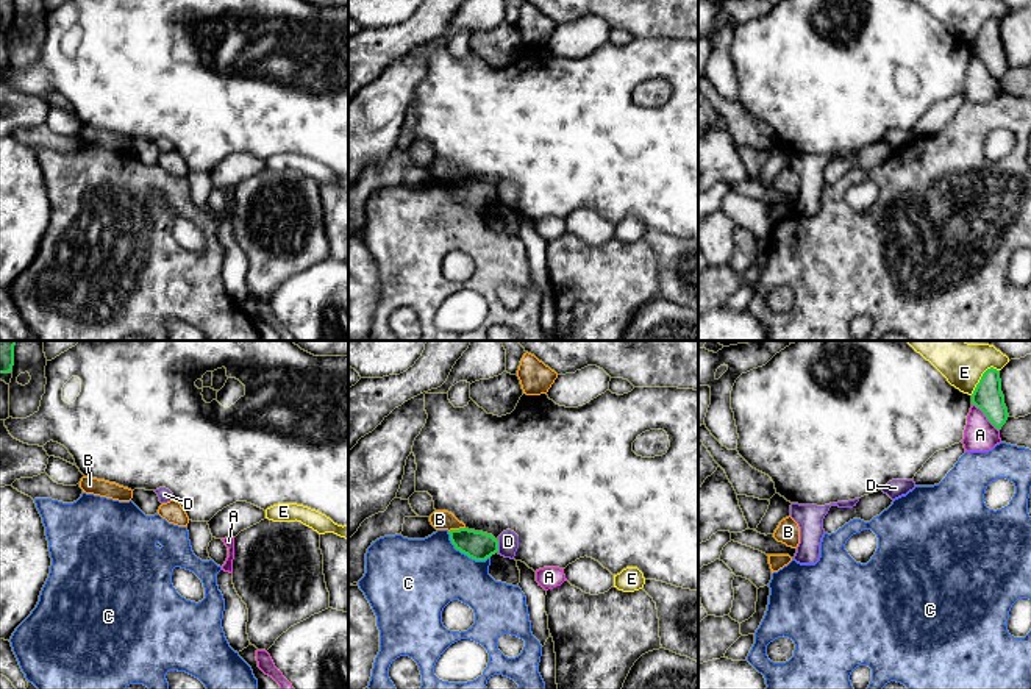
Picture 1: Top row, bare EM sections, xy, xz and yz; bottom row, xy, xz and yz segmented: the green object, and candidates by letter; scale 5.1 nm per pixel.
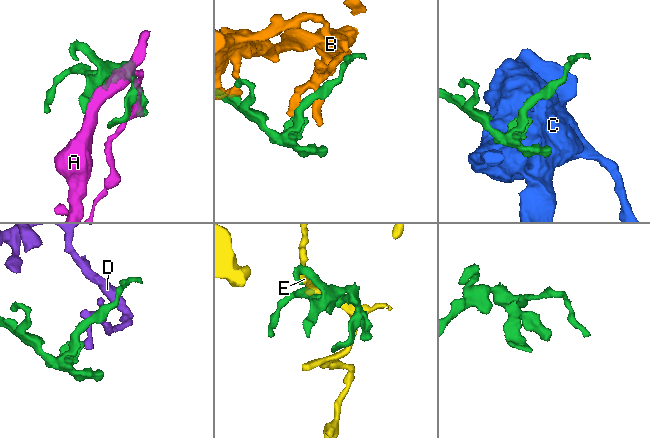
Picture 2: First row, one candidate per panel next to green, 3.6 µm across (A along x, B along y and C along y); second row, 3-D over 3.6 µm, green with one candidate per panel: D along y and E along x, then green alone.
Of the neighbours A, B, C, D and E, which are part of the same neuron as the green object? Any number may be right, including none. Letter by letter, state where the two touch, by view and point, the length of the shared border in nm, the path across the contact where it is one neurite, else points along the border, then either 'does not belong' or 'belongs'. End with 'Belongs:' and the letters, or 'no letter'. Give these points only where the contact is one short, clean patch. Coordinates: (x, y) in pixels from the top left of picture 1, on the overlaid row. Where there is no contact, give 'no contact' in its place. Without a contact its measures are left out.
A: contact yz (984, 414); length 200 nm; does not belong
B: contact xz (456, 530); length 90 nm; does not belong
C: contact xz (464, 553); length 260 nm; does not belong
D: contact xz (497, 546); length 60 nm; border xz (497, 541), (499, 550); does not belong
E: contact yz (981, 377); length 200 nm; does not belong
Belongs: no letter

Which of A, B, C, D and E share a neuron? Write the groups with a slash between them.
A / B / C / D / E

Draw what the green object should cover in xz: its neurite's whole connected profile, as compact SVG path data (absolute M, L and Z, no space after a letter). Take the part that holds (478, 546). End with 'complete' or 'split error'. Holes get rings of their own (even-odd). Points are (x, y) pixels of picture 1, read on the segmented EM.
M469 528L450 530L448 534L455 548L475 561L486 561L498 552L498 541L492 534Z; complete

